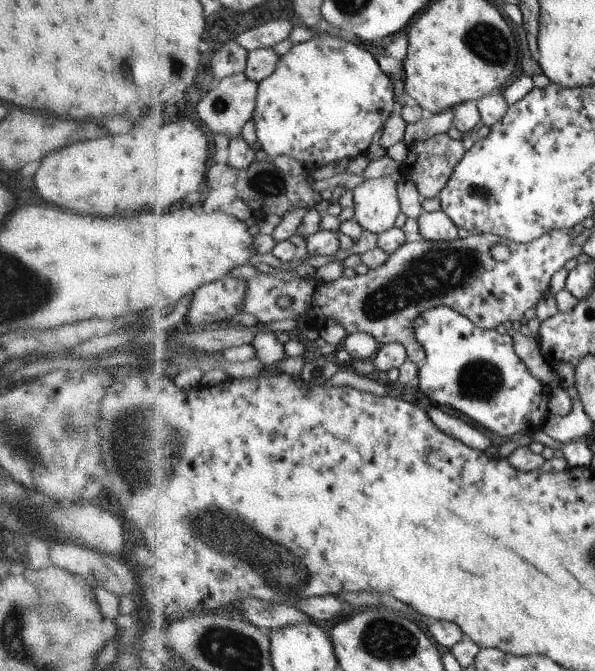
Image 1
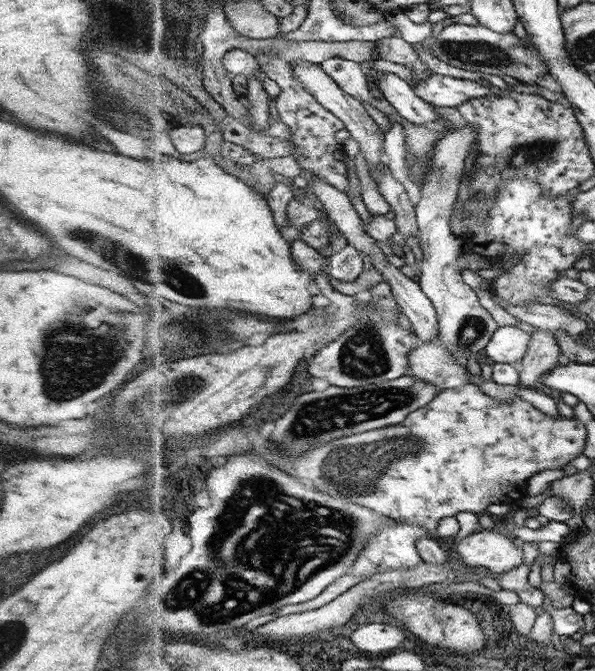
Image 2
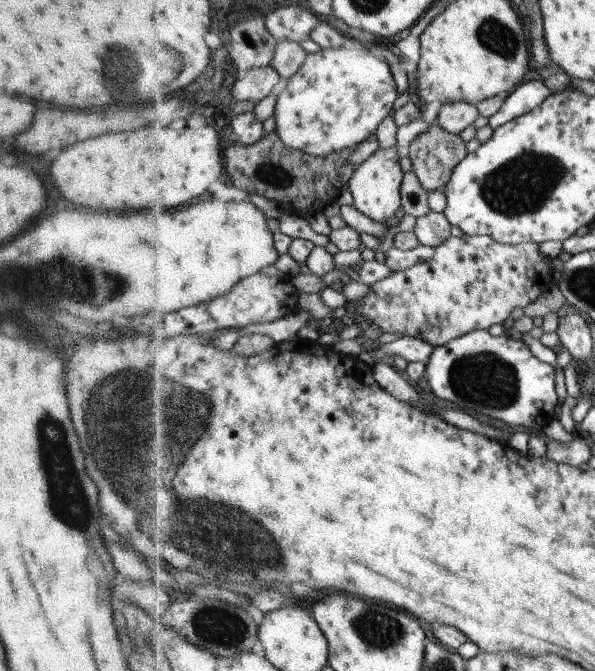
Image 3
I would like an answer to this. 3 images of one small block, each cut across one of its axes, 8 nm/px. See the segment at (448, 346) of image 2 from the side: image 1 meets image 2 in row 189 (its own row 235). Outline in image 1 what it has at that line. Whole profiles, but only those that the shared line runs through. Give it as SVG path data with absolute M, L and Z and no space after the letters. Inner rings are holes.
M442 210L423 212L417 219L424 240L448 242L460 237L459 228Z

